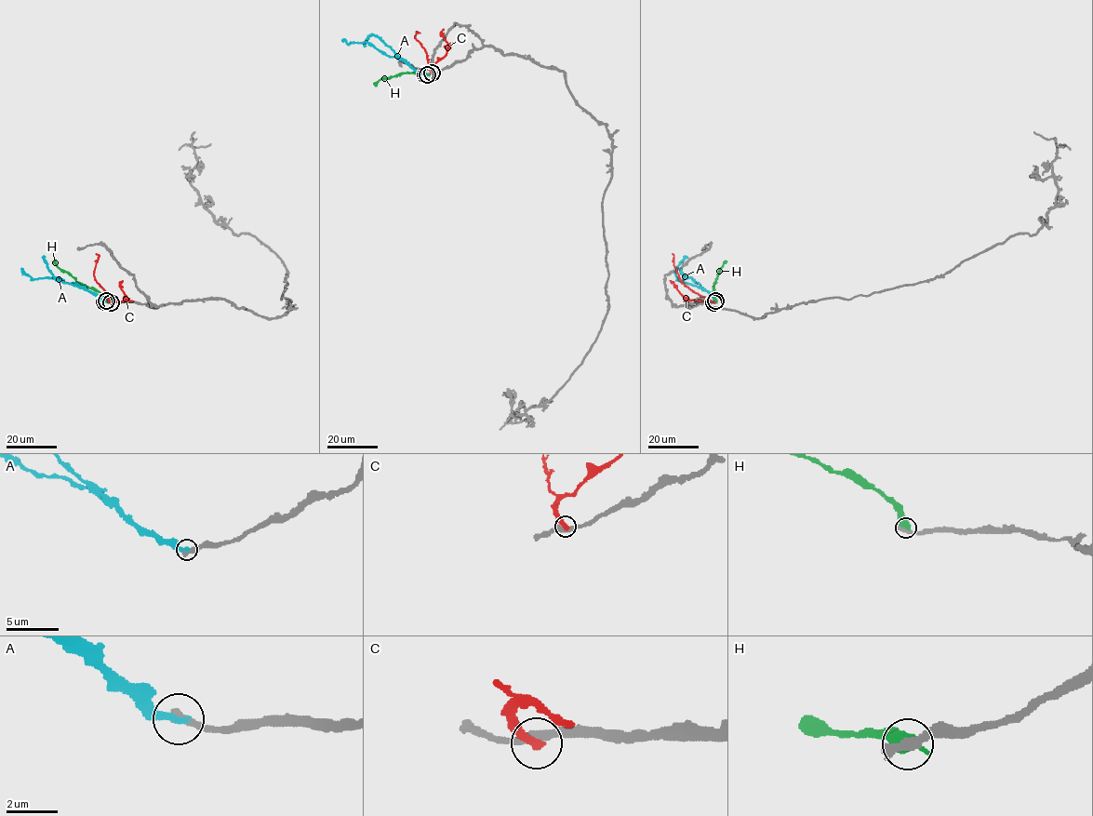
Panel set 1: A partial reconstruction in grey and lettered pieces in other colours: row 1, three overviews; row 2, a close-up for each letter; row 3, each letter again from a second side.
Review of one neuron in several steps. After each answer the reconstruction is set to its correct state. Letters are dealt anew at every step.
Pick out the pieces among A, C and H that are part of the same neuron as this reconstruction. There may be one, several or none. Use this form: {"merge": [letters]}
{"merge": ["A"]}

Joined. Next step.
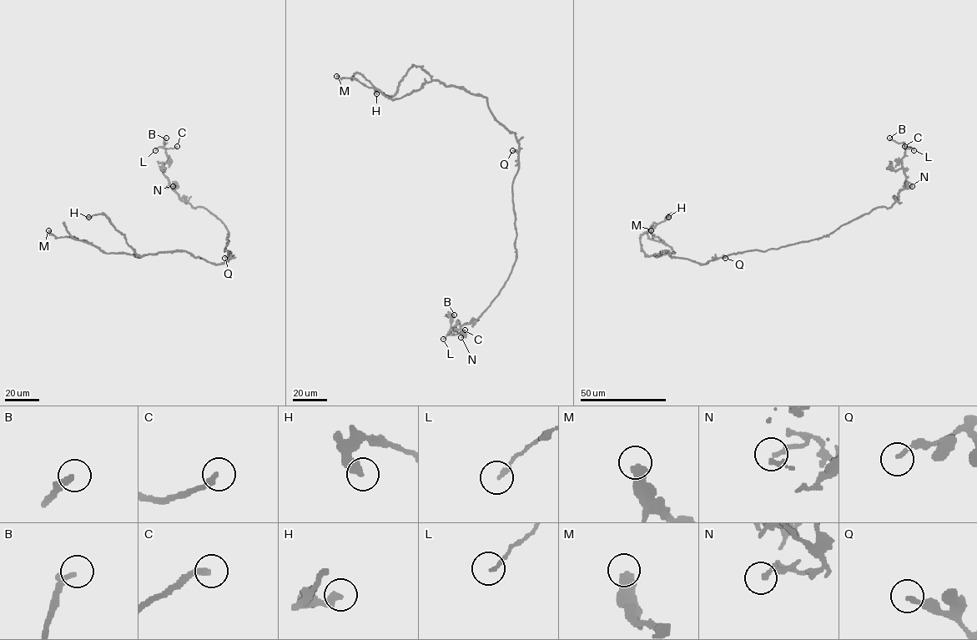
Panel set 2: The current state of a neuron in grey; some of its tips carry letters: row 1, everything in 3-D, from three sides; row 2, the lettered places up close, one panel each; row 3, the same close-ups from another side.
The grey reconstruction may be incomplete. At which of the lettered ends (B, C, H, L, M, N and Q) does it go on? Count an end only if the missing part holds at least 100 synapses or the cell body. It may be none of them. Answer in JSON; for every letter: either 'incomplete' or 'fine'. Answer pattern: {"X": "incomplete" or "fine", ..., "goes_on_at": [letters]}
{"B": "incomplete", "C": "fine", "H": "fine", "L": "fine", "M": "fine", "N": "fine", "Q": "fine", "goes_on_at": ["B"]}

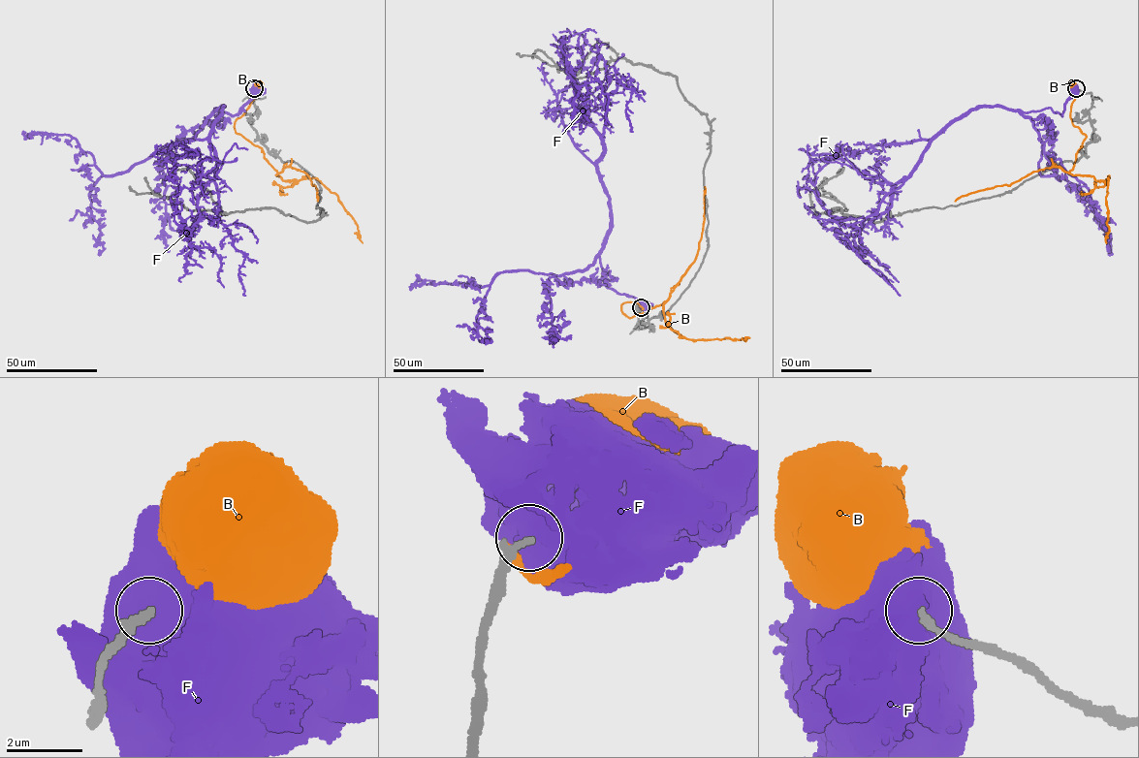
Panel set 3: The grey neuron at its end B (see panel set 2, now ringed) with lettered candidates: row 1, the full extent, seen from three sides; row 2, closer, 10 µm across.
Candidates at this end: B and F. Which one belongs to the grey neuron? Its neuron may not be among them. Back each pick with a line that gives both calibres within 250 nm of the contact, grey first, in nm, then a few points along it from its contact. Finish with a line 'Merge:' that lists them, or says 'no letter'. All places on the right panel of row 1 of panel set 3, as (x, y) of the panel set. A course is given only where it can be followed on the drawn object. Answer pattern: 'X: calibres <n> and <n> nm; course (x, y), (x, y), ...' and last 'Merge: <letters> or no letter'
Merge: no letter

